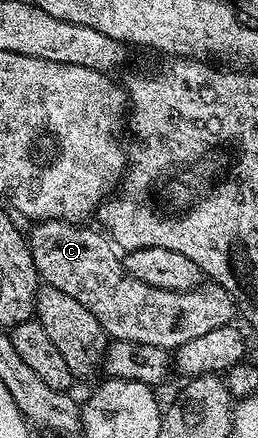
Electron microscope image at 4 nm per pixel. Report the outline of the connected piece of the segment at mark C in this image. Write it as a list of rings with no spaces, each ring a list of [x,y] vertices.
[[[42,219],[32,224],[27,238],[29,241],[29,248],[31,249],[31,257],[35,261],[35,269],[42,284],[61,289],[63,293],[67,293],[67,297],[75,297],[75,301],[79,301],[79,305],[83,305],[83,309],[87,309],[87,313],[91,313],[91,317],[95,317],[95,321],[99,321],[102,332],[110,340],[122,339],[123,341],[131,341],[139,345],[155,345],[156,347],[163,347],[166,349],[176,349],[192,341],[195,337],[200,337],[213,329],[219,329],[220,326],[227,326],[232,324],[235,319],[235,304],[233,299],[228,295],[222,287],[217,286],[216,283],[209,281],[204,284],[204,287],[197,288],[195,291],[172,291],[171,289],[155,289],[155,285],[147,285],[143,281],[136,279],[134,275],[130,275],[124,269],[113,271],[113,251],[115,252],[114,244],[111,242],[108,235],[102,233],[100,230],[92,231],[89,227],[81,227],[85,225],[78,225],[73,221],[66,221],[64,219]]]

